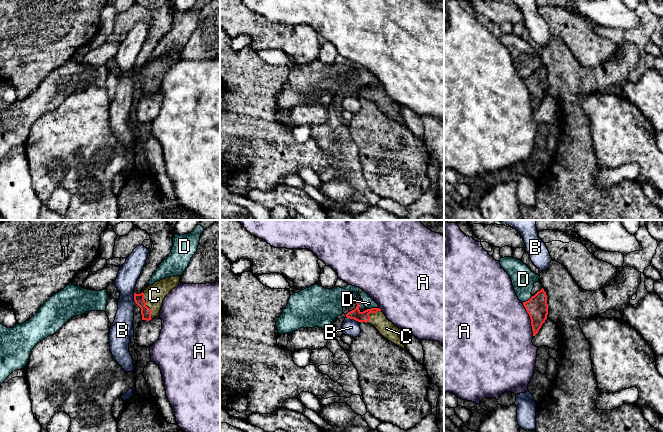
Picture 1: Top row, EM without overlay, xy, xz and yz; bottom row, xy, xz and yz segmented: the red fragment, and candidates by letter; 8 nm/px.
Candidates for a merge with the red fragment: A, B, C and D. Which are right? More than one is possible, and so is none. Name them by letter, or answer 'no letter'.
C

